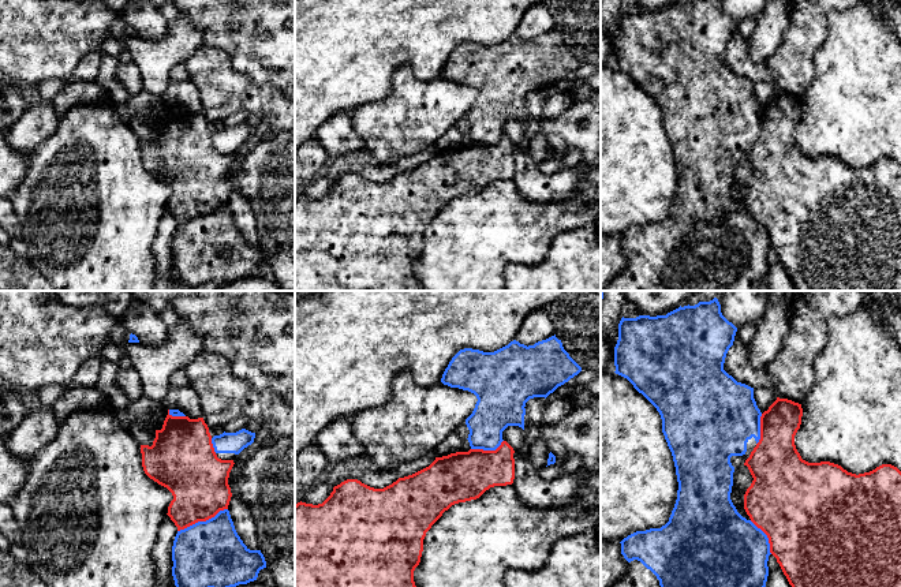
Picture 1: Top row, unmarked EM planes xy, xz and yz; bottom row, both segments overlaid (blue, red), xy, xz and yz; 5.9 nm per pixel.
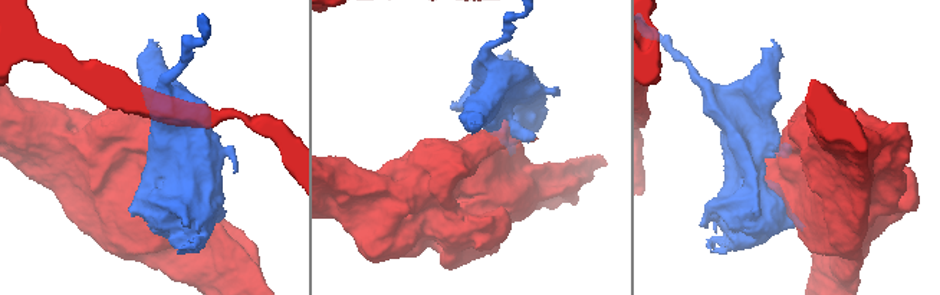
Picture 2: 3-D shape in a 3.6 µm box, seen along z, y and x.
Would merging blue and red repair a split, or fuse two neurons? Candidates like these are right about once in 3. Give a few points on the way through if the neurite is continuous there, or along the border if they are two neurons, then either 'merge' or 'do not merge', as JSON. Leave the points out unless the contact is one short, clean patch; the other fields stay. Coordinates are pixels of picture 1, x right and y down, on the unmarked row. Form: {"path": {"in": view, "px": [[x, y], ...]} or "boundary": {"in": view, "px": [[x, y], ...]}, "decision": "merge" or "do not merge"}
{"decision": "do not merge"}

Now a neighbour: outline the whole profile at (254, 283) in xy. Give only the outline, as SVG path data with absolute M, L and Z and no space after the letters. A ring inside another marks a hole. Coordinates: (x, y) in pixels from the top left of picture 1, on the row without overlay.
M250 276L247 278L239 278L218 287L217 291L283 291L268 276Z

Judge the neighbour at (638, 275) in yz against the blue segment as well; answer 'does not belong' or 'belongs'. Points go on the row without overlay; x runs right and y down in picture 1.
belongs

